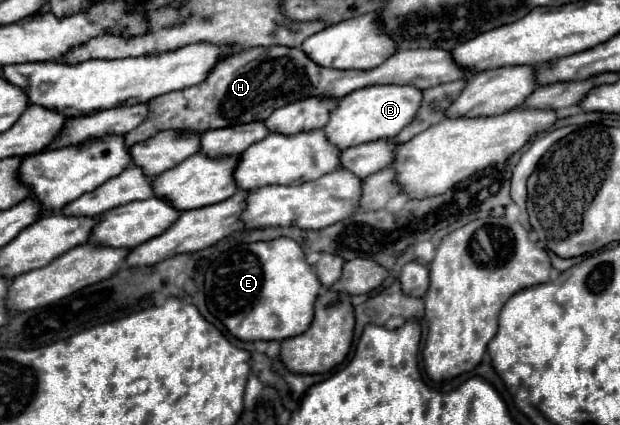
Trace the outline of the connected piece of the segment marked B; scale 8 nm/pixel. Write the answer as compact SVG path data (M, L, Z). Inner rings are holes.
M384 84L384 86L360 88L340 100L336 112L332 112L330 116L330 122L324 126L324 132L328 140L338 148L350 148L380 138L394 138L416 118L420 104L422 104L422 90L408 84L404 86Z

